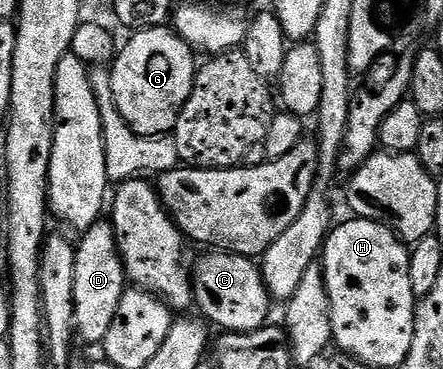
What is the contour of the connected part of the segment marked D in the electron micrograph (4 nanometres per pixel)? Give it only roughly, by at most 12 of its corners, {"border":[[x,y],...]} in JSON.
{"border":[[113,222],[76,243],[74,330],[102,344],[127,289]]}

